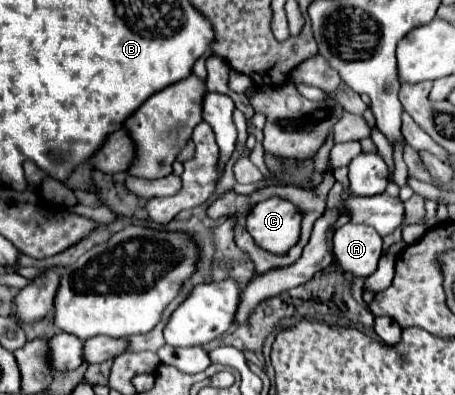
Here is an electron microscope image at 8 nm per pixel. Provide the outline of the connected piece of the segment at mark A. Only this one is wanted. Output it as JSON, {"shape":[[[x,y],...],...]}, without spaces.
{"shape":[[[346,223],[334,233],[334,257],[338,265],[356,277],[368,277],[376,271],[382,255],[382,237],[366,225]]]}

